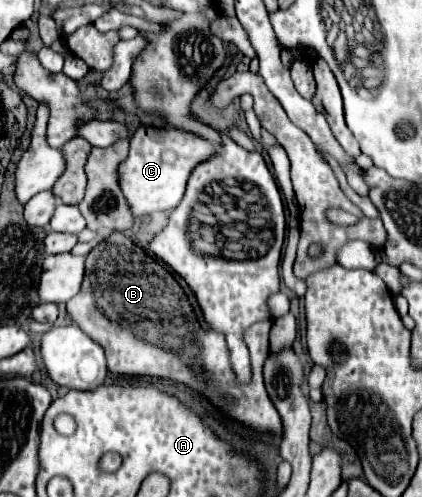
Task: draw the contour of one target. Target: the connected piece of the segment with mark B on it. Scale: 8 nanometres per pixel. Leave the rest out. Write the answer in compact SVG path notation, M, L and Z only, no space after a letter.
M113 233L87 255L83 287L67 301L67 313L73 323L105 349L111 373L149 375L183 383L213 401L225 417L241 423L245 429L261 435L283 435L281 417L263 385L263 361L269 355L271 323L255 323L243 331L251 353L253 381L251 385L237 383L229 365L225 335L199 323L179 281L127 235Z

